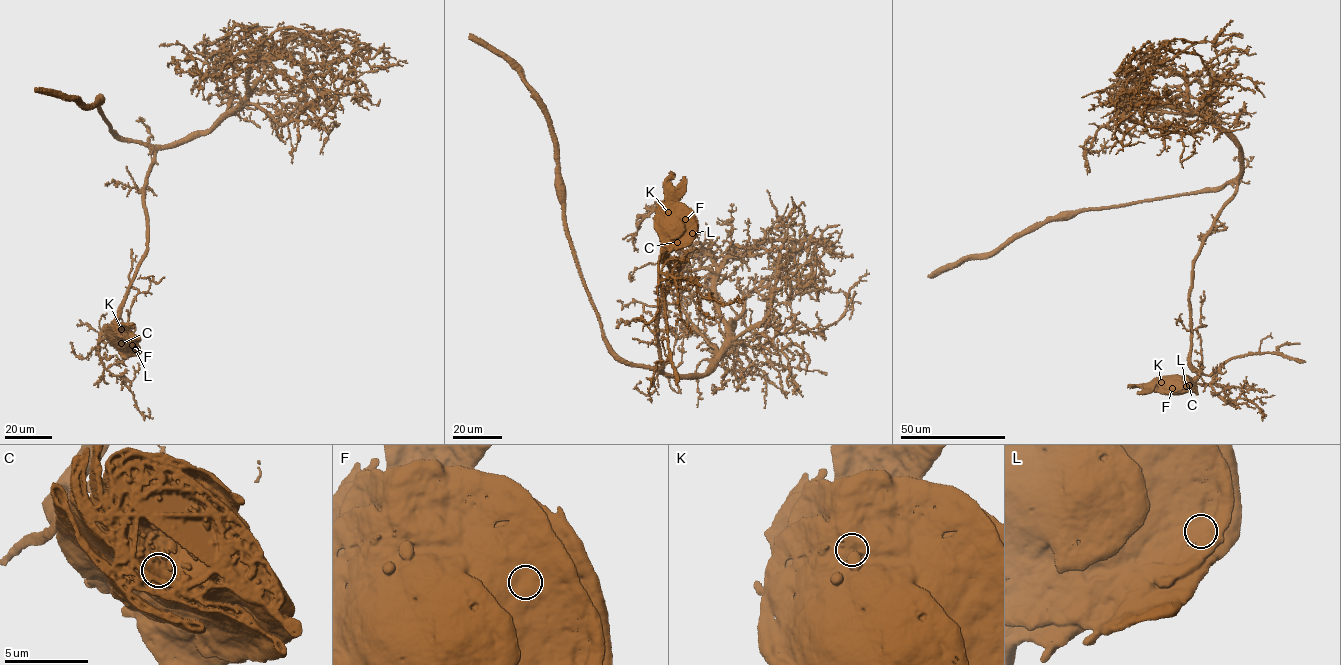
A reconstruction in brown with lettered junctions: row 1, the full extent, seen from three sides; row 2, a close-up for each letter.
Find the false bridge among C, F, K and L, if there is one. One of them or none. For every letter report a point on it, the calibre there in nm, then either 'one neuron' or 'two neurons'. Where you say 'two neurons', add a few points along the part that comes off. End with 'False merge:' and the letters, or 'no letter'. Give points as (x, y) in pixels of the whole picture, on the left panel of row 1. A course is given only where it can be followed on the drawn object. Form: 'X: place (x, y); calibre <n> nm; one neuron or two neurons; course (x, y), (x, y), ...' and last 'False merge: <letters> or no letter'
C: place (121, 343); calibre 1450 nm; one neuron
F: place (132, 345); calibre 1400 nm; one neuron
K: place (121, 329); calibre 1550 nm; two neurons; course (121, 329), (99, 343), (101, 332), (122, 334), (127, 329), (131, 303), (138, 292), (129, 277), (131, 249)
L: place (135, 349); calibre 1400 nm; one neuron
False merge: K

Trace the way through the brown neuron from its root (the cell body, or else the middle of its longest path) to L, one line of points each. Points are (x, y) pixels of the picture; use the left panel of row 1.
L: (123, 338), (135, 349)

